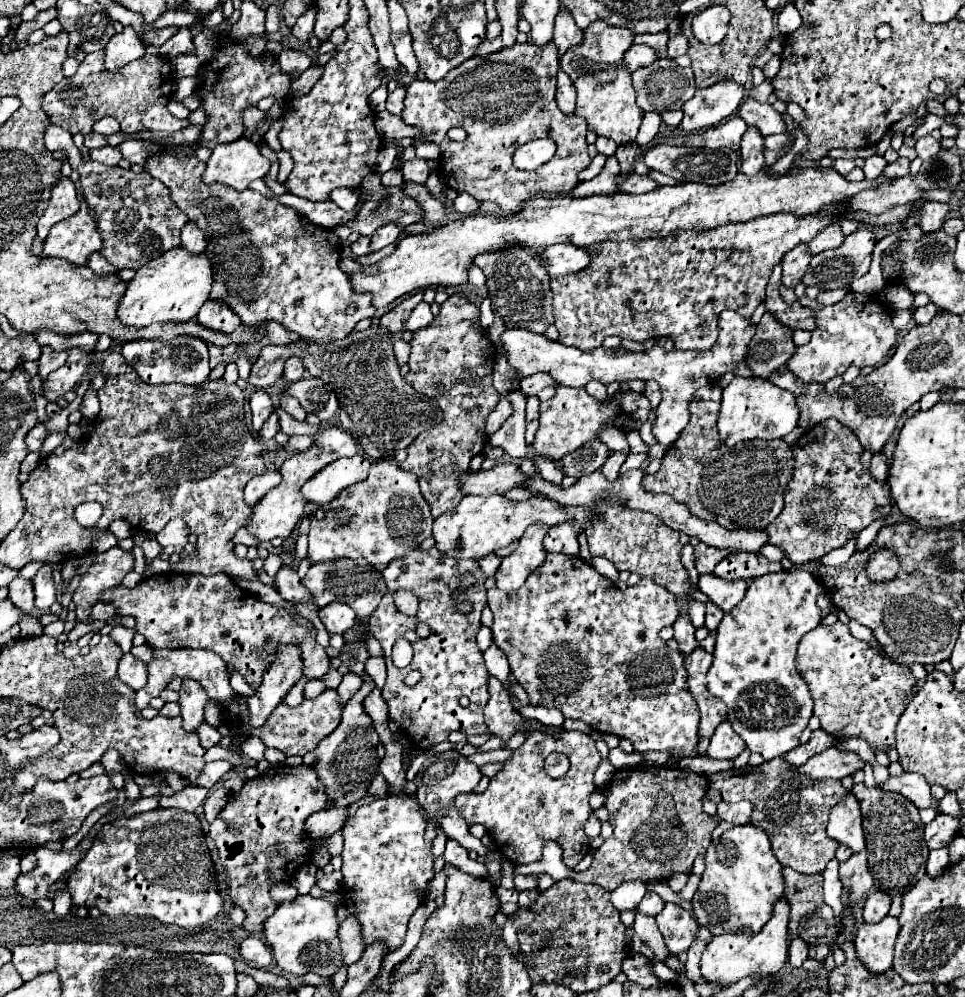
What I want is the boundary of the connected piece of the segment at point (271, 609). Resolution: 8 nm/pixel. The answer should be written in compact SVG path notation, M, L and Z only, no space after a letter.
M154 574L144 578L134 588L108 588L100 594L100 602L112 604L116 608L114 616L134 616L136 632L146 638L152 648L204 648L220 654L228 664L230 672L240 672L242 678L252 686L260 686L262 670L272 662L272 646L300 642L302 658L304 658L304 676L306 678L322 678L330 668L330 657L326 650L316 642L316 630L308 632L306 628L298 626L290 614L278 610L272 604L262 602L256 594L242 590L234 584L228 574L212 574L212 576L188 576L188 574Z

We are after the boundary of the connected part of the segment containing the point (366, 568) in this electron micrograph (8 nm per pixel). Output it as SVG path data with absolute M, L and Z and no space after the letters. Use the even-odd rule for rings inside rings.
M342 558L342 560L336 560L332 566L330 564L310 566L310 570L302 578L302 582L312 592L312 596L316 598L316 604L320 608L324 608L330 602L346 602L356 612L356 620L360 624L368 622L370 614L380 604L380 600L384 596L384 588L386 588L382 572L376 570L374 566L370 566L364 558L356 558L356 560Z

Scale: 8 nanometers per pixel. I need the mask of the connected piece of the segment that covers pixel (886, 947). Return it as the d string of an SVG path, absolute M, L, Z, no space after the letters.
M886 916L876 924L862 922L858 926L854 946L858 958L872 972L886 972L892 966L894 956L894 940L898 936L900 924L898 918Z

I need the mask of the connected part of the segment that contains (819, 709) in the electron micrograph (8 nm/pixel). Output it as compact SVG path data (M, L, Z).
M836 622L834 626L820 624L808 634L804 634L798 644L796 666L814 698L814 716L820 718L820 724L828 734L832 734L838 740L858 736L864 738L872 750L882 750L882 752L894 746L894 728L906 704L914 696L912 686L916 684L916 678L912 676L908 666L896 664L890 658L882 658L868 642L856 640L850 634L848 626L842 622Z

